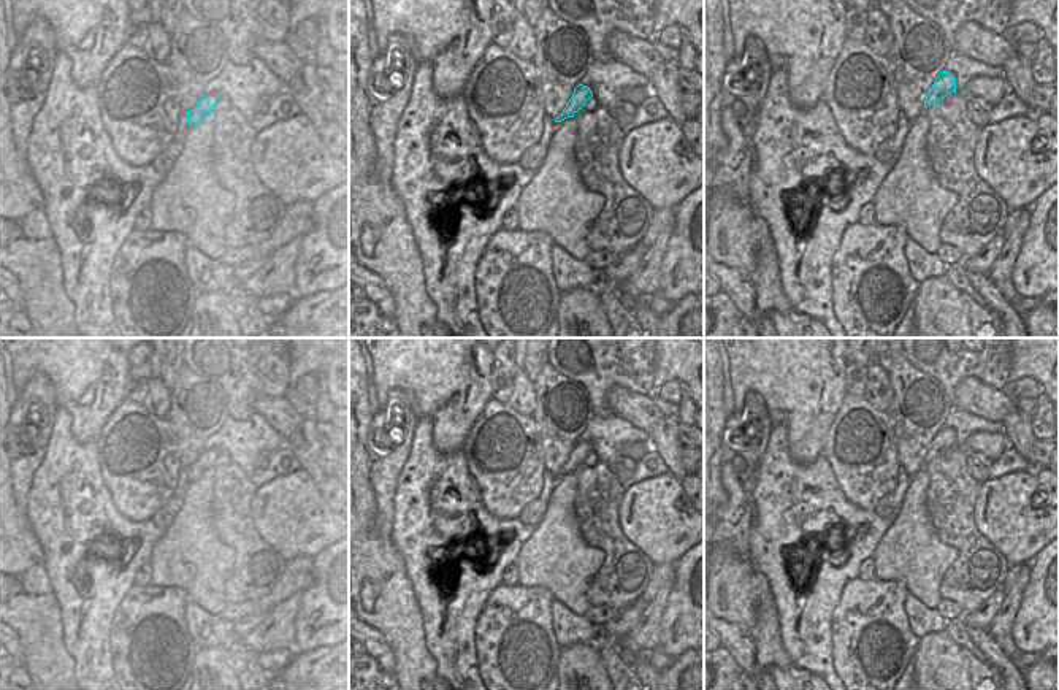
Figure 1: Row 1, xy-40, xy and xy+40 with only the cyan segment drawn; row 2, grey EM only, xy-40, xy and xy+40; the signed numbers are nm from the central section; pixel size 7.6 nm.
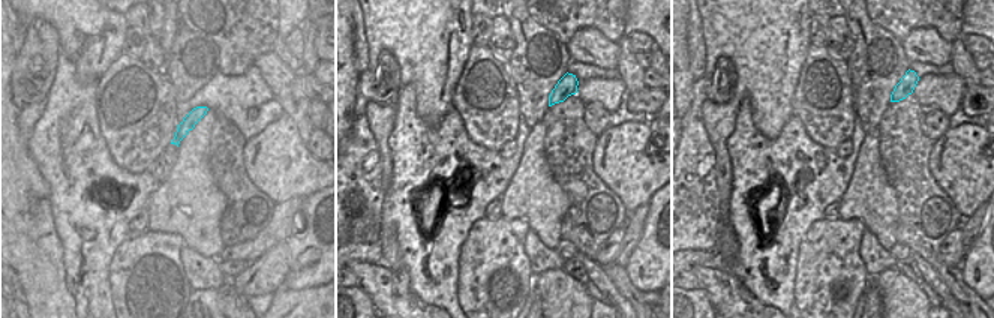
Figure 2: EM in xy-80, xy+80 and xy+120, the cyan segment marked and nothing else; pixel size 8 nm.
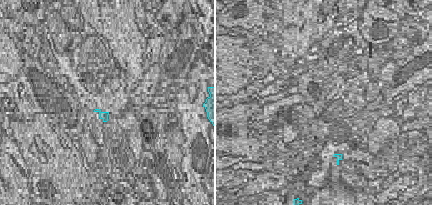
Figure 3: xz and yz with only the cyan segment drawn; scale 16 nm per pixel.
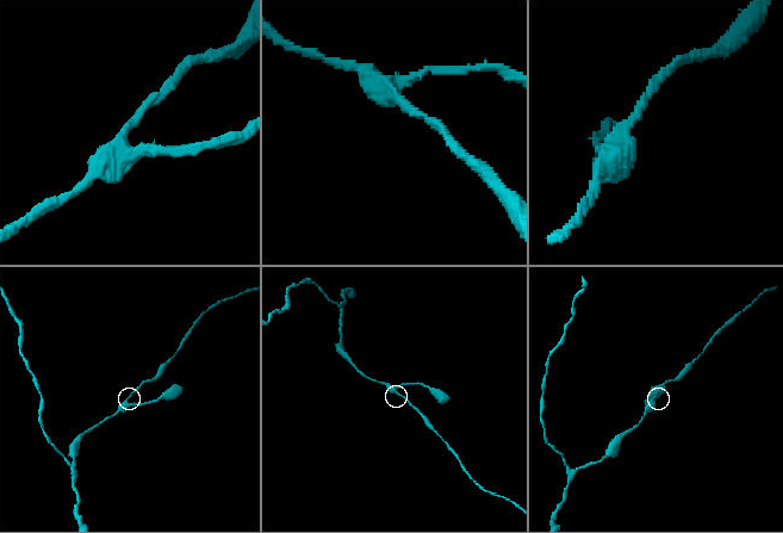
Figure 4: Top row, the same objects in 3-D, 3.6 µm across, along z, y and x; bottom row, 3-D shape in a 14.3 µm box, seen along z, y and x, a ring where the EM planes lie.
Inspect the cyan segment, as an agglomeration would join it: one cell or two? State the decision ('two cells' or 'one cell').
one cell

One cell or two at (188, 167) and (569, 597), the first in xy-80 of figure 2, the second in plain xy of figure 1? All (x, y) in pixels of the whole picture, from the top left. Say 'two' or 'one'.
one

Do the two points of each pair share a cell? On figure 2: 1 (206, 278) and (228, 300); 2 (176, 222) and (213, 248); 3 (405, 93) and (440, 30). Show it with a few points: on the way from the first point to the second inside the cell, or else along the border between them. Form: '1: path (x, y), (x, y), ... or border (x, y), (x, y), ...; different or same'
1: border (227, 279), (216, 290); different
2: path (185, 222), (204, 239); same
3: border (399, 84), (411, 86), (416, 113), (420, 117); different

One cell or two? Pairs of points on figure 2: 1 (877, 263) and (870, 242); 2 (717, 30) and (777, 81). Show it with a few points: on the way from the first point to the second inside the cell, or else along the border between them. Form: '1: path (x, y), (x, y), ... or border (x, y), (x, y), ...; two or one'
1: path (876, 258), (870, 246); one
2: path (732, 36), (762, 66); one

